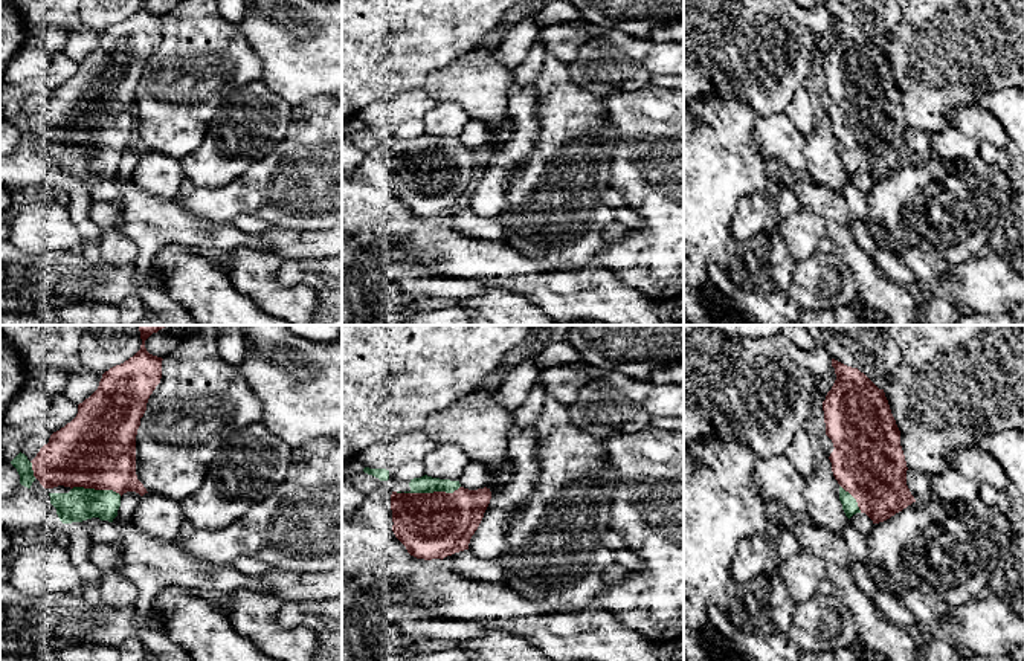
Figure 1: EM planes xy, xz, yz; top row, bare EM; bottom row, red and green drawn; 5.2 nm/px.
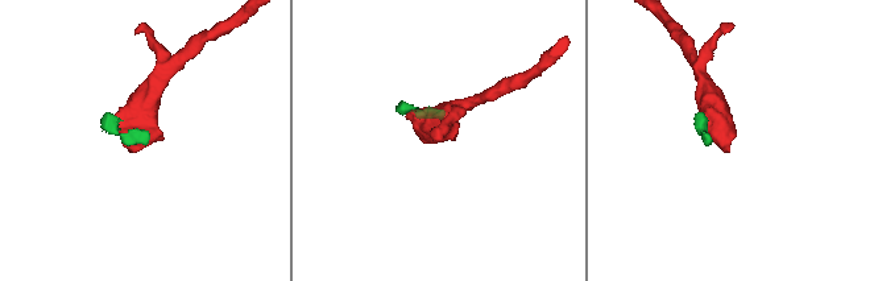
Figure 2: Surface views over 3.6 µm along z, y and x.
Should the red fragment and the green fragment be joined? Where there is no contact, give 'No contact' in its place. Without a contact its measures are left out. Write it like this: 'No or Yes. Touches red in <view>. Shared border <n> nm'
Yes. Touches red in xz. Shared border 300 nm

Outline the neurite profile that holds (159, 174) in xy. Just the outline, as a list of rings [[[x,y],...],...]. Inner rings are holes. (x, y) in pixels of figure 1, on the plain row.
[[[148,150],[140,154],[131,179],[136,186],[160,200],[175,200],[185,173],[180,159]]]

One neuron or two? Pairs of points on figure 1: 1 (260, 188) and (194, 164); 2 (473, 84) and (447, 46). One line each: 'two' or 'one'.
1: two
2: two

